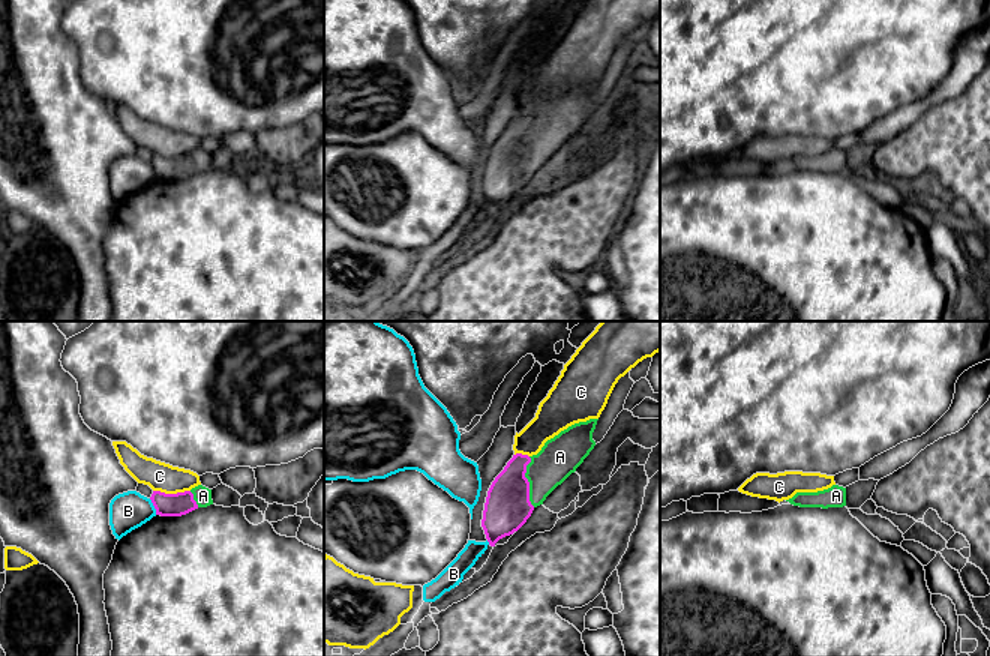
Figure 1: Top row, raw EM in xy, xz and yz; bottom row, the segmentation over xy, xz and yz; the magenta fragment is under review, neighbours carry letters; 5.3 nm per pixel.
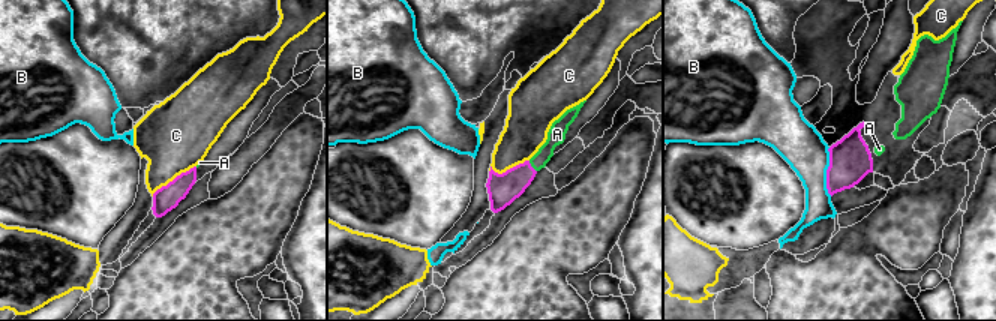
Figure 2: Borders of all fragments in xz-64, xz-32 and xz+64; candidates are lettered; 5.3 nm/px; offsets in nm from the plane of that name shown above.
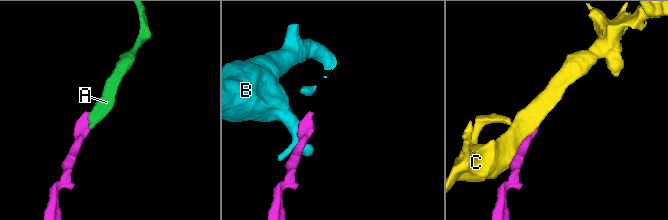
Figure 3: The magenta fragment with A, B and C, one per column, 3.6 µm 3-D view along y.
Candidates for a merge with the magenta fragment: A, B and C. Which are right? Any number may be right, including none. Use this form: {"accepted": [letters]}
{"accepted": ["A"]}

